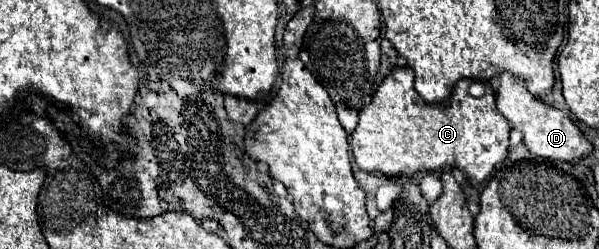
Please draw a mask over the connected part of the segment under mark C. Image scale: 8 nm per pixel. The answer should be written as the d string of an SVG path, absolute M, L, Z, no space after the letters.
M395 69L383 79L371 105L359 113L359 125L351 135L355 163L361 171L387 177L413 177L425 171L457 167L477 187L505 161L511 125L495 107L489 81L459 81L449 103L429 105L413 87L413 71Z

